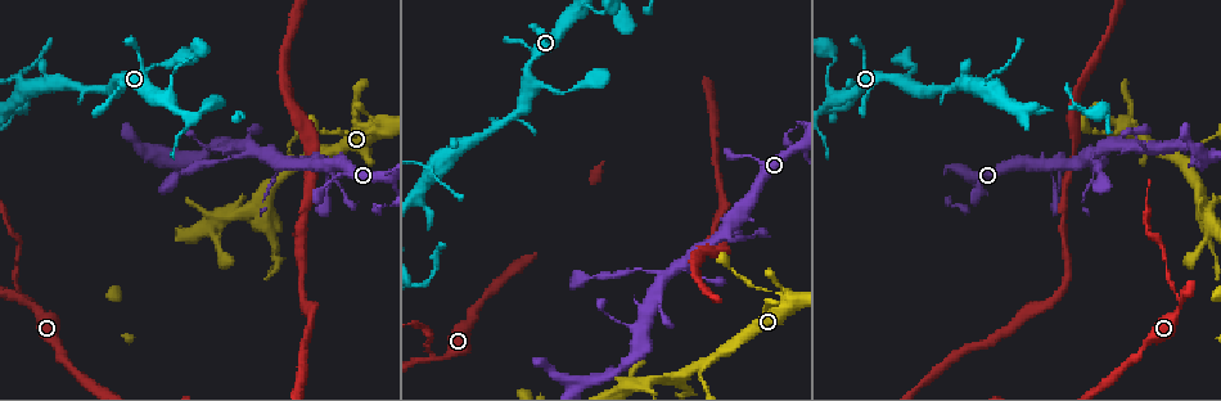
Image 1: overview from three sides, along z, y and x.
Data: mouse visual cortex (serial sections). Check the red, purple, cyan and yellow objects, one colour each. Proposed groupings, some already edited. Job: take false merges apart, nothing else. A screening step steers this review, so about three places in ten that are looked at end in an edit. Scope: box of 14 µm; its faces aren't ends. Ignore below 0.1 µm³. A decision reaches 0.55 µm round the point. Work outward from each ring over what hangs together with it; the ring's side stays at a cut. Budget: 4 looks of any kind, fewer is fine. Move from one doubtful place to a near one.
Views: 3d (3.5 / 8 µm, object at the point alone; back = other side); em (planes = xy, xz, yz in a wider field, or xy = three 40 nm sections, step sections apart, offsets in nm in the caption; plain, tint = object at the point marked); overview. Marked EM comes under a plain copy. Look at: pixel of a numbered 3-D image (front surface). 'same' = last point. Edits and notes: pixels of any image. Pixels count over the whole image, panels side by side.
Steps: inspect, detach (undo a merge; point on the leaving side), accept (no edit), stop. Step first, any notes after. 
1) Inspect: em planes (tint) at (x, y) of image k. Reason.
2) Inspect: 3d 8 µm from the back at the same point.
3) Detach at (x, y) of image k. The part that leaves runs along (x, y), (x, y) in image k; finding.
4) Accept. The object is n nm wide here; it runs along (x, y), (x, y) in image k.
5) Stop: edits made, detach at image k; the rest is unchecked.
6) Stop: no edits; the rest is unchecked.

Inspect: 3d 3.5 µm from the back at (989, 79) of image 1. Three-way junction.

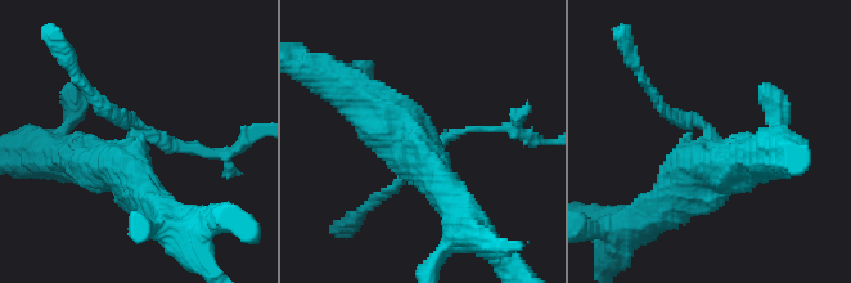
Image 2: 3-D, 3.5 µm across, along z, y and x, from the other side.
Inspect: em xy step 1 (tint) at (130, 149) of image 2. Now the EM.

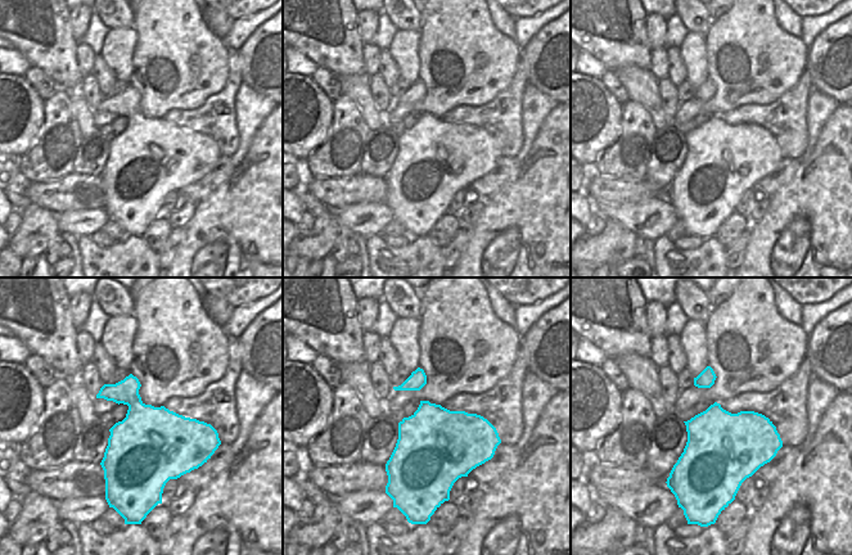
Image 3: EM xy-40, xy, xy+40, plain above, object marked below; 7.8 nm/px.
Detach at (112, 115) of image 2. The part that leaves runs along (136, 133), (70, 66) in image 2; a second cell is stuck on.

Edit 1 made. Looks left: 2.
Inspect: em planes (tint) at (24, 298) of image 1. Two arms in line, one across.

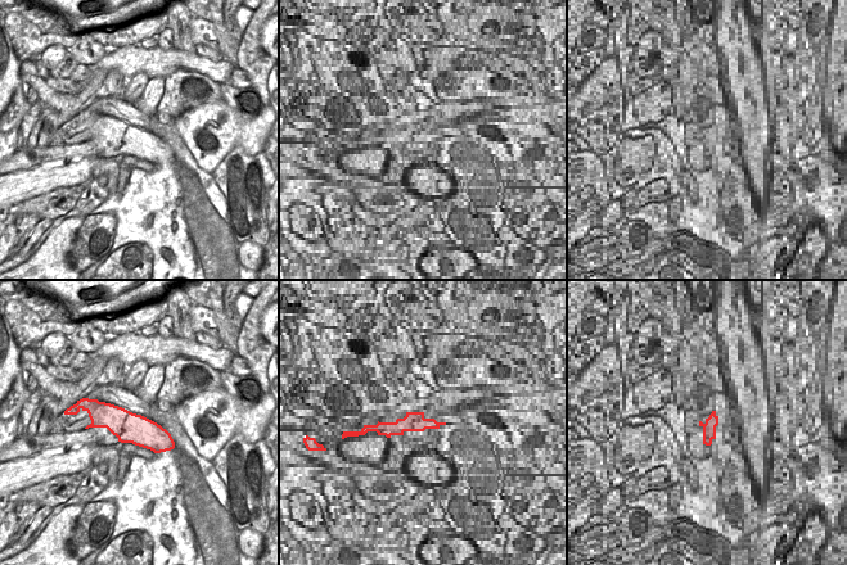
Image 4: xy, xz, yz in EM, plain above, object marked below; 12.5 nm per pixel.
Inspect: 3d 3.5 µm at the same point.

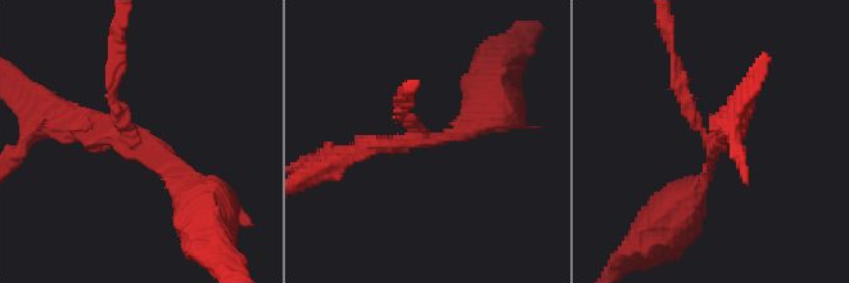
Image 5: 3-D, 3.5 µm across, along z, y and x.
Detach at (685, 94) of image 5. 3 arms meet here; the part that leaves runs along (701, 130), (681, 90), (665, 31) in image 5; a second cell is stuck on.

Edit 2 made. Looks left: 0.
Stop: edits made, detach at image 2, detach at image 5; the rest is unchecked.

